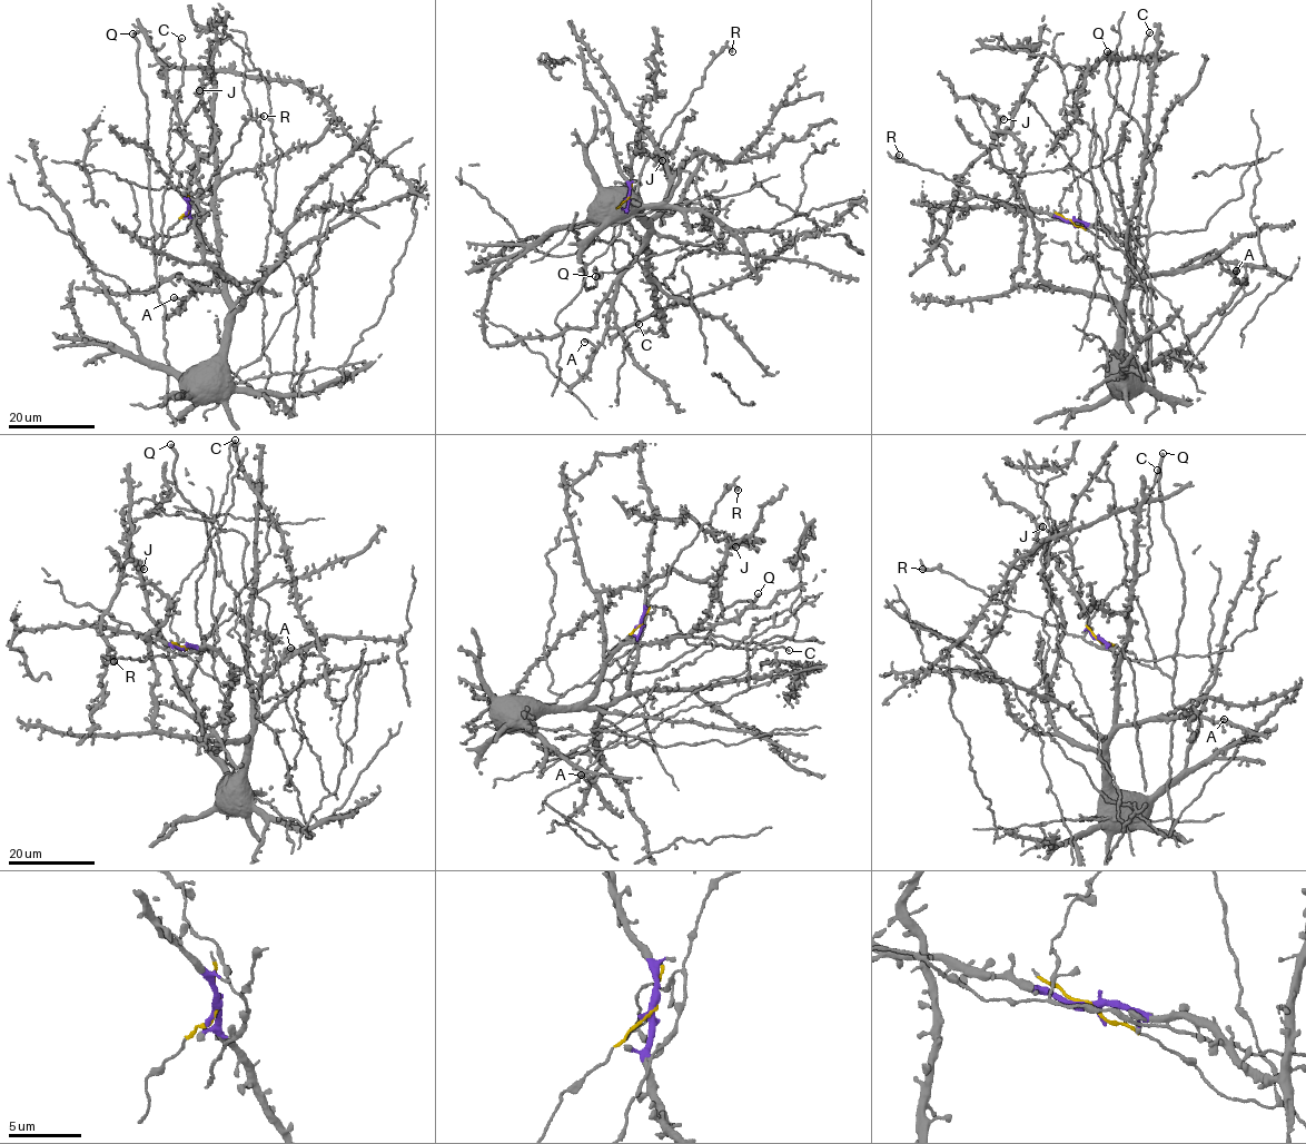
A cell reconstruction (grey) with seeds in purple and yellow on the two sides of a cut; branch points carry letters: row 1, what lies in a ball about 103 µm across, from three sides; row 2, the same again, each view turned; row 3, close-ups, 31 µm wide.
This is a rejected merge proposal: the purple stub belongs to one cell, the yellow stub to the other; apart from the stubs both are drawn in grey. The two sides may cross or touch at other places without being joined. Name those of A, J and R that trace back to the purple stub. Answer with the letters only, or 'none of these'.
A, J

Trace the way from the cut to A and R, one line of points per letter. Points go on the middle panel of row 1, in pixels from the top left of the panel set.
A: (629, 196), (627, 223), (645, 245), (644, 240), (621, 277), (604, 341), (596, 346), (584, 342)
R: (629, 196), (601, 222), (582, 263), (620, 232), (661, 135), (702, 86), (710, 61), (725, 47), (732, 51)

